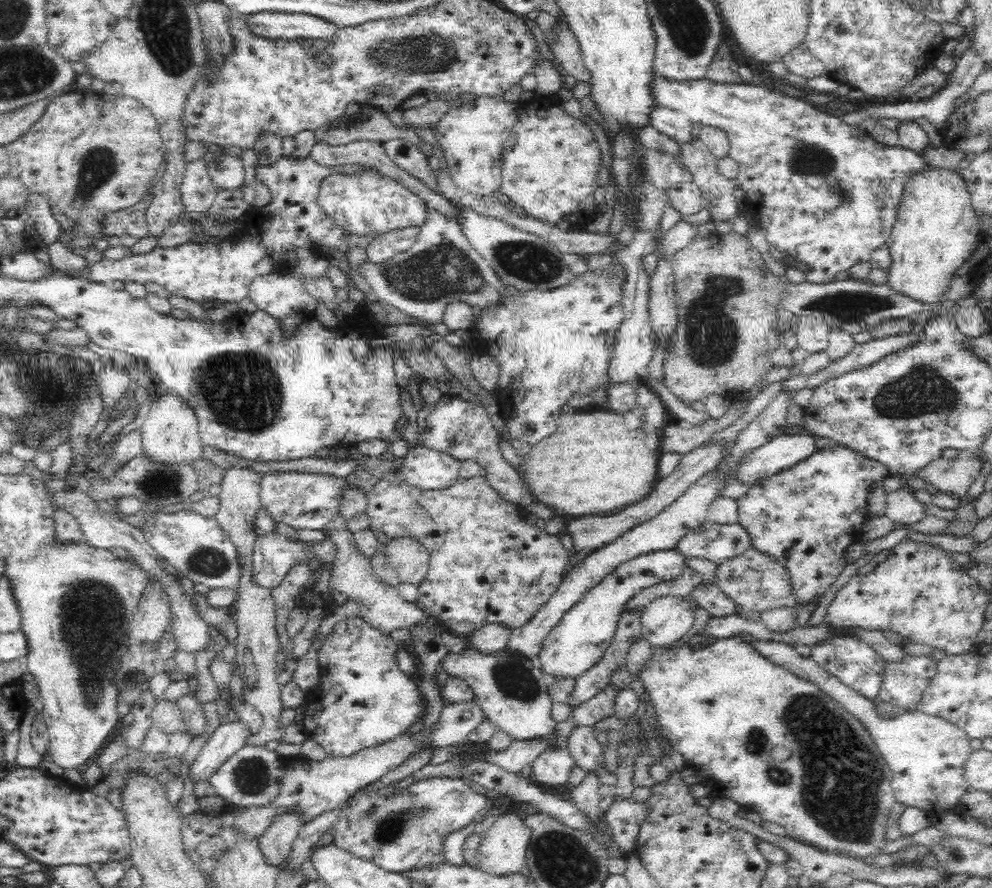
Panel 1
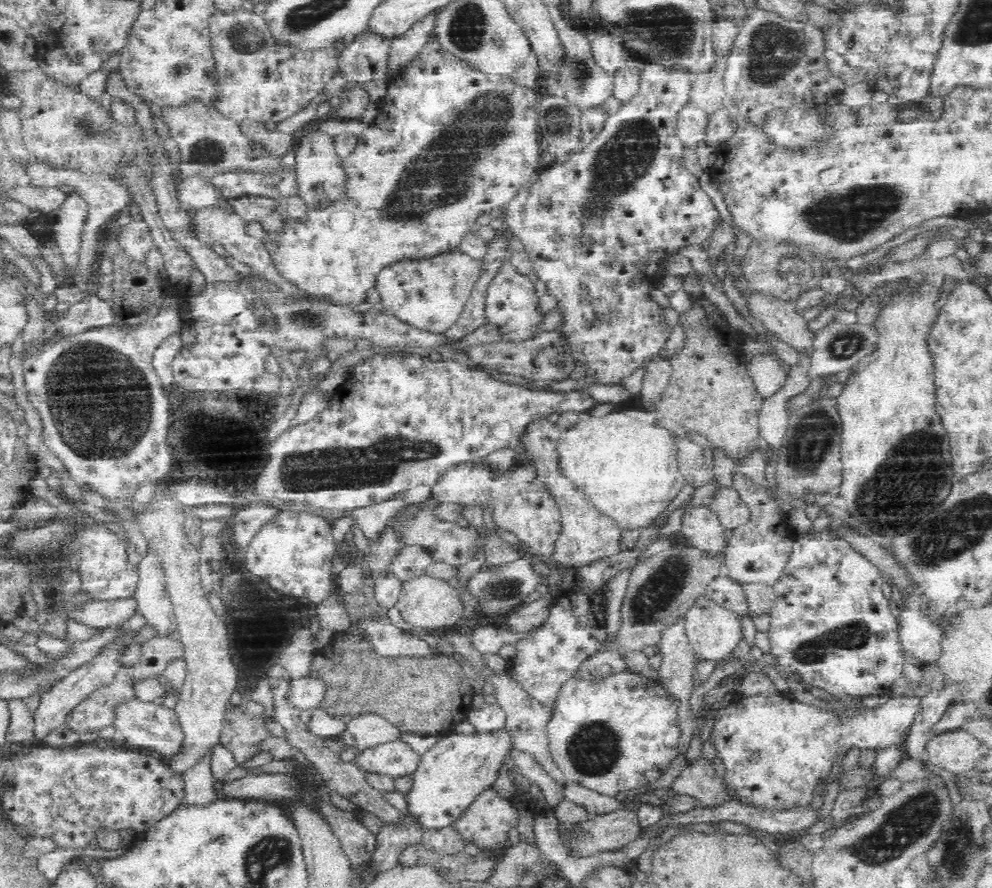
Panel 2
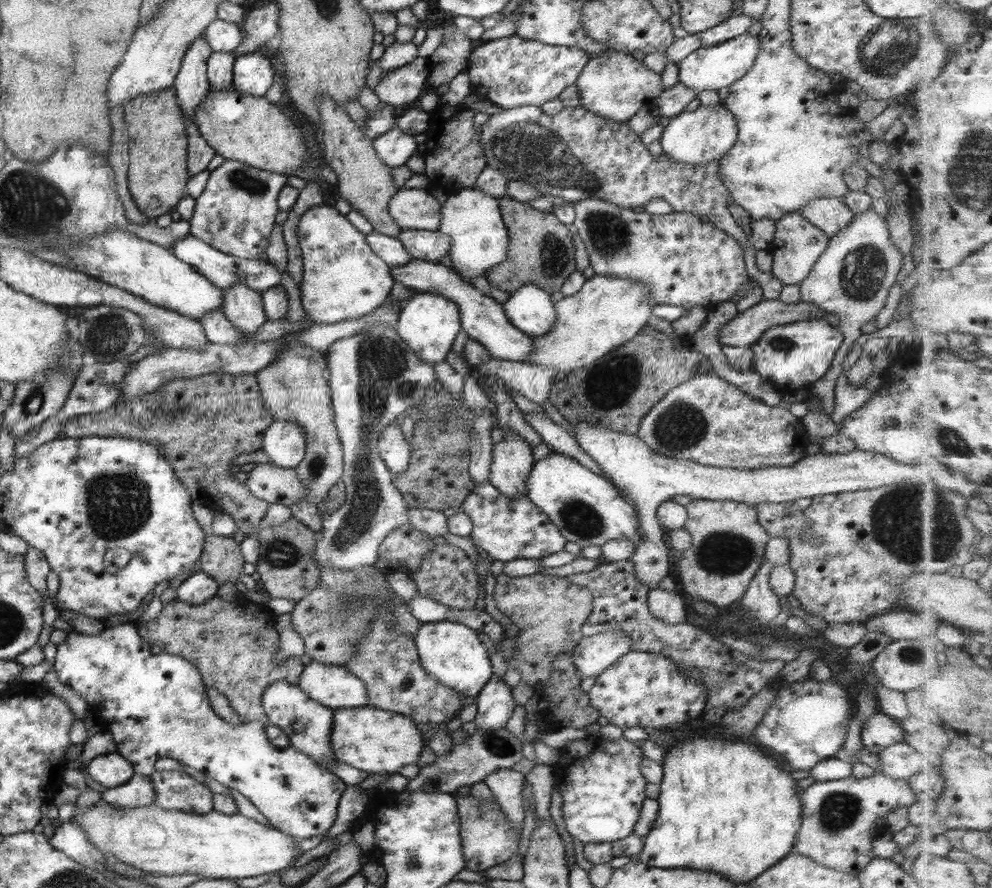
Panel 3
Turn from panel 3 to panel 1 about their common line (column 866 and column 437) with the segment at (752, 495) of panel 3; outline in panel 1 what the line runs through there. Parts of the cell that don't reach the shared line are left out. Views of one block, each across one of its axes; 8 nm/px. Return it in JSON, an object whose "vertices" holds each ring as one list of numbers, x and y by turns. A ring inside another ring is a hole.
{"vertices":[[421,445,413,446,398,462,396,473,422,491,449,489,459,479,461,462]]}

